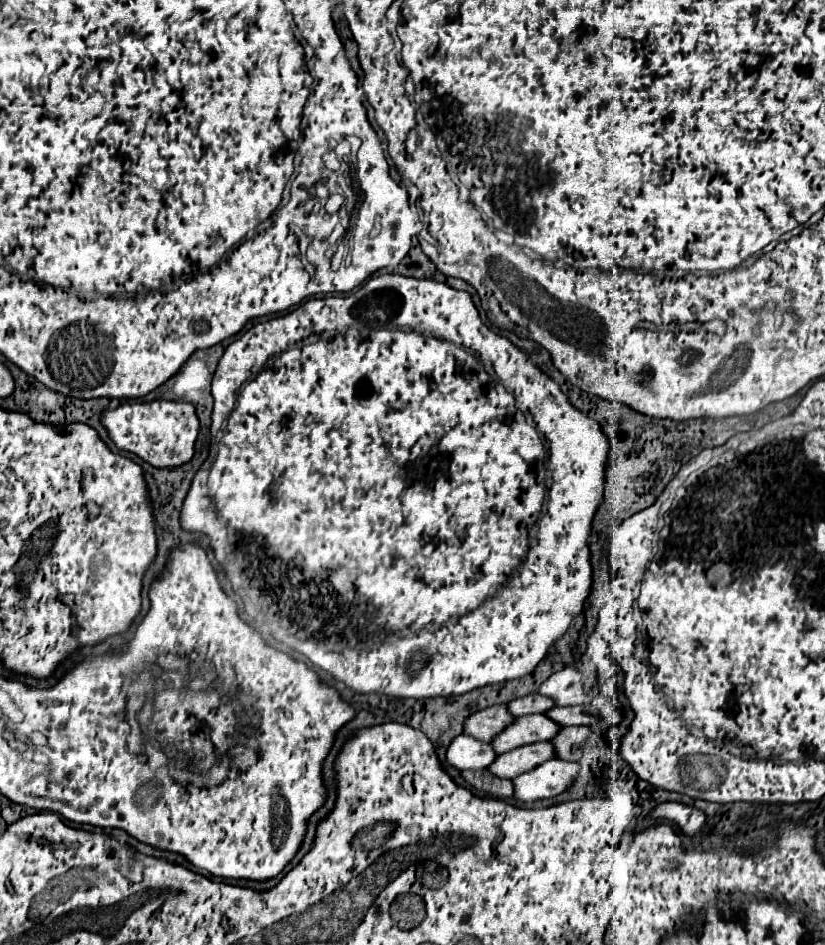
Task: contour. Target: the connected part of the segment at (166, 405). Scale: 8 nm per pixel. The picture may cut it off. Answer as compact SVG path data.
M153 400L145 404L121 404L115 410L103 412L101 422L117 448L137 454L151 466L171 468L193 458L195 440L199 434L199 418L195 414L193 404L169 400Z

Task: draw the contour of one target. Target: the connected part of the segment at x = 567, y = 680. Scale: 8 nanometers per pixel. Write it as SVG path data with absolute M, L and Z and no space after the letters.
M565 666L563 670L551 674L541 684L539 694L551 698L557 706L575 706L587 700L581 688L581 674L573 666Z

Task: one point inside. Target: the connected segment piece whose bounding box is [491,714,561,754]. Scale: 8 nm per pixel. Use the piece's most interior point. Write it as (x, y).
(528, 729)

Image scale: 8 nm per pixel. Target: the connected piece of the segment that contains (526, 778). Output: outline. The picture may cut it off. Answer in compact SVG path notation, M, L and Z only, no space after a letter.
M551 758L519 778L513 778L515 798L523 802L533 802L541 798L551 798L563 792L579 772L579 764Z

